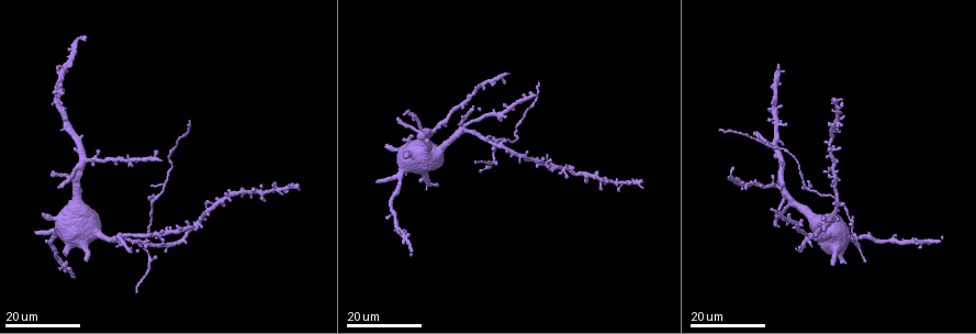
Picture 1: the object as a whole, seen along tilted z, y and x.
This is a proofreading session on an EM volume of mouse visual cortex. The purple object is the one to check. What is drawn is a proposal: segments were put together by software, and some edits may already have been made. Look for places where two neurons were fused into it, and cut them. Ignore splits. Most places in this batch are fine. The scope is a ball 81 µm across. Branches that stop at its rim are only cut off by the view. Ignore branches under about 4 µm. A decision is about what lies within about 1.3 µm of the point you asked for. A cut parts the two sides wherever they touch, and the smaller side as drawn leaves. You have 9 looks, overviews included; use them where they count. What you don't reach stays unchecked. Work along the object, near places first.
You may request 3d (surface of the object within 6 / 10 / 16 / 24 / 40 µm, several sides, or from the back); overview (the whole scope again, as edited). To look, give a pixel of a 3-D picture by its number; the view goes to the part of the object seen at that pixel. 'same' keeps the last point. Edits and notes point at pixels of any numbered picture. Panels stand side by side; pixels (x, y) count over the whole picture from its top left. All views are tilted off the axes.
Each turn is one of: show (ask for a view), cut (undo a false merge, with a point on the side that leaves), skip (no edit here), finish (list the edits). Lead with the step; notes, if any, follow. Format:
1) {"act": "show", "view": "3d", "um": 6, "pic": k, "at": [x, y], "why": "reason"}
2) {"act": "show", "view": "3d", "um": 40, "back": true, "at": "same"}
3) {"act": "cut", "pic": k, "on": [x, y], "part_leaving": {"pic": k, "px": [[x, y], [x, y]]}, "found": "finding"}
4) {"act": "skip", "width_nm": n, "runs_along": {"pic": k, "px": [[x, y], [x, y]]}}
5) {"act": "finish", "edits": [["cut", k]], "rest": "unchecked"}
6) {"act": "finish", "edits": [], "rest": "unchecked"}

{"act": "show", "view": "3d", "um": 16, "pic": 1, "at": [833, 216]}

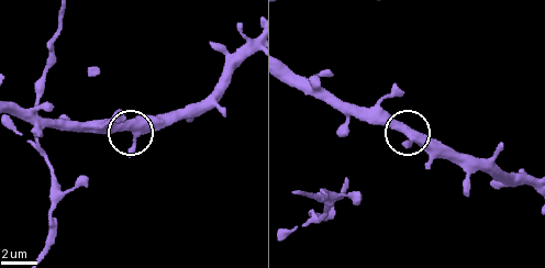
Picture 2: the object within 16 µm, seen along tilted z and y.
{"act": "show", "view": "3d", "um": 10, "pic": 2, "at": [414, 141]}

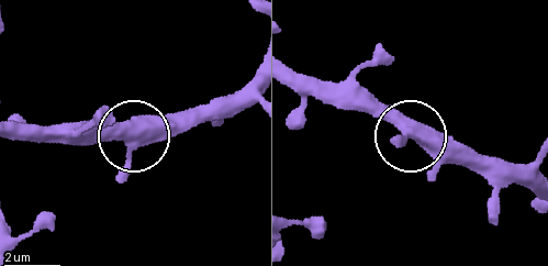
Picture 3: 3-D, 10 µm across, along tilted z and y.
{"act": "skip", "runs_along": {"pic": 3, "px": [[18, 128], [119, 137], [155, 130], [189, 107]]}, "found": "continuous, no second neuron"}

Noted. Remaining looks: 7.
{"act": "show", "view": "3d", "um": 24, "pic": 1, "at": [152, 260], "why": "three-way junction"}

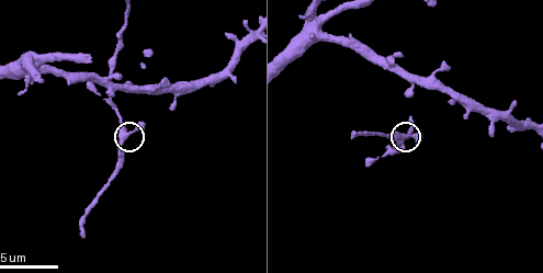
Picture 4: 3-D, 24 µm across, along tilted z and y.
{"act": "show", "view": "3d", "um": 6, "pic": 4, "at": [122, 132]}

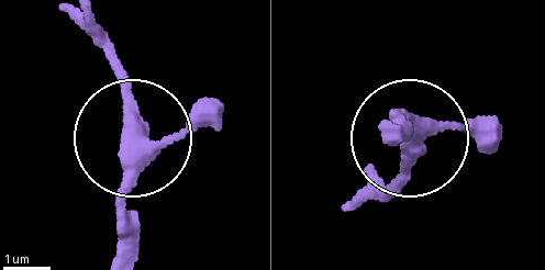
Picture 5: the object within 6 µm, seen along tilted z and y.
{"act": "skip", "side_arm_um": 10, "found": "all the same neuron"}

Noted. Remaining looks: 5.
{"act": "show", "view": "3d", "um": 16, "pic": 1, "at": [813, 189], "why": "sudden change in width"}

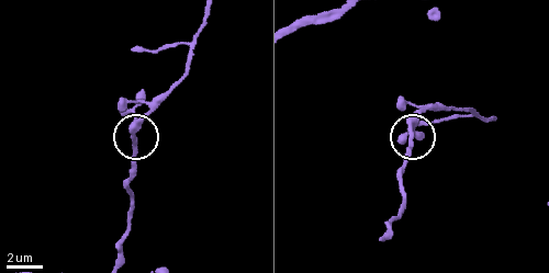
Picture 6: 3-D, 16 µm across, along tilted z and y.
{"act": "show", "view": "3d", "um": 6, "pic": 6, "at": [135, 141], "why": "closer look"}

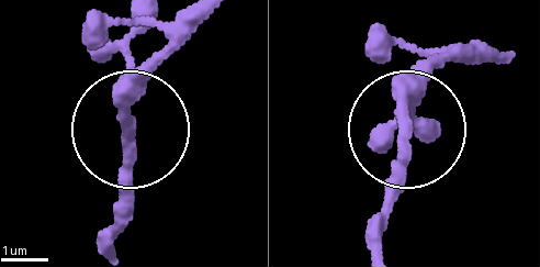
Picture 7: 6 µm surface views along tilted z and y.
{"act": "skip", "found": "all the same neuron"}

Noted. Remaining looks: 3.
{"act": "show", "view": "3d", "um": 16, "pic": 1, "at": [75, 166]}

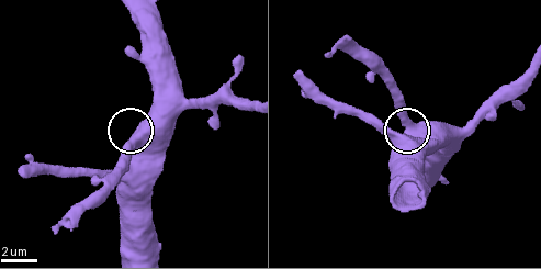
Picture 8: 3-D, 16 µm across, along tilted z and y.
{"act": "show", "view": "3d", "um": 10, "pic": 8, "at": [410, 123], "why": "zoom in"}

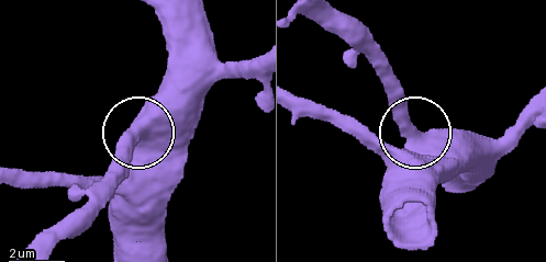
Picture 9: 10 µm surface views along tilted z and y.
{"act": "skip", "runs_along": {"pic": 9, "px": [[385, 207], [387, 172], [416, 148], [392, 67]]}, "found": "all the same neuron"}

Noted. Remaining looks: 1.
{"act": "finish", "edits": [], "rest": "unchecked"}

